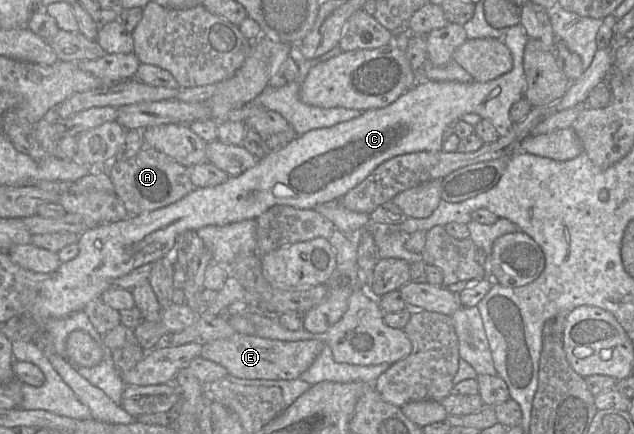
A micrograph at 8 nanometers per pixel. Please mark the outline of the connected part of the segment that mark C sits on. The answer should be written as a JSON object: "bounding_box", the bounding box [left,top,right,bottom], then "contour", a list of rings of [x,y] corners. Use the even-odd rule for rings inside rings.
{"bounding_box":[18,24,529,330],"contour":[[[517,24],[507,28],[502,41],[511,52],[513,67],[508,73],[494,80],[483,83],[474,80],[469,83],[460,83],[423,79],[385,108],[366,110],[352,120],[296,136],[286,146],[259,159],[254,167],[239,176],[230,176],[220,185],[195,188],[182,199],[166,207],[139,215],[131,215],[126,220],[101,224],[86,231],[80,235],[77,242],[78,255],[74,259],[62,263],[57,271],[42,283],[37,296],[29,303],[29,309],[18,319],[26,319],[36,330],[49,318],[62,318],[83,310],[88,302],[101,298],[103,292],[112,287],[117,278],[144,264],[170,257],[174,251],[177,236],[184,231],[197,231],[209,225],[223,226],[257,219],[275,205],[291,206],[296,209],[314,209],[319,204],[340,200],[347,192],[365,180],[380,164],[395,156],[421,151],[441,151],[447,132],[465,114],[478,114],[482,119],[490,121],[500,136],[505,136],[514,125],[509,110],[515,102],[524,98],[527,87],[523,55],[528,40],[529,37],[522,25]]]}

